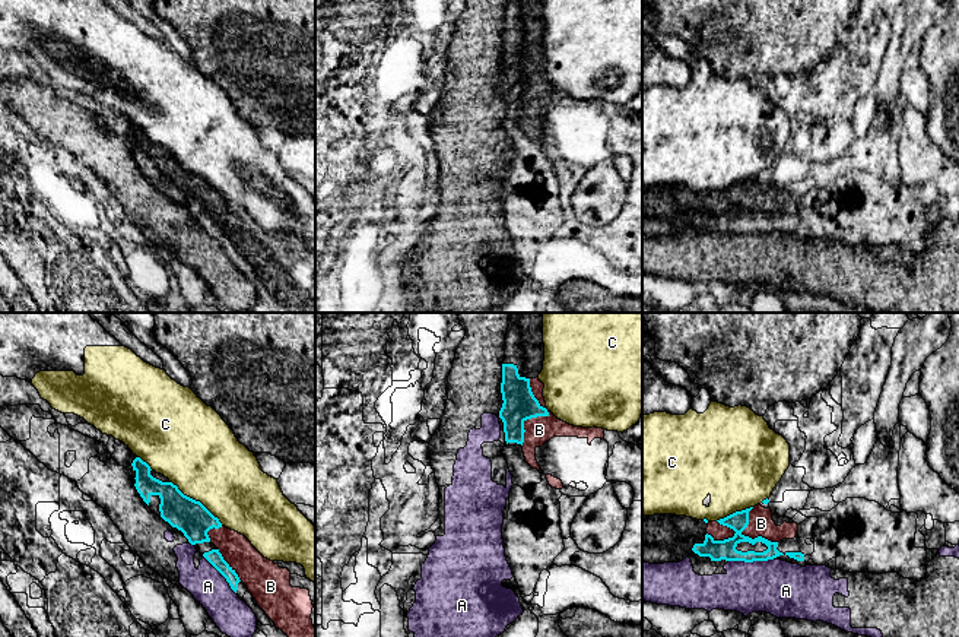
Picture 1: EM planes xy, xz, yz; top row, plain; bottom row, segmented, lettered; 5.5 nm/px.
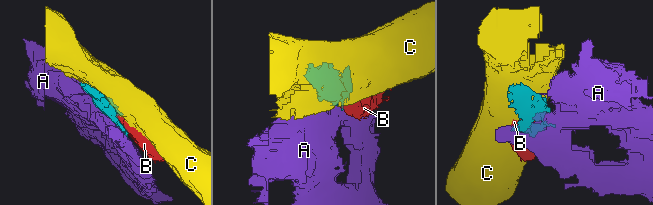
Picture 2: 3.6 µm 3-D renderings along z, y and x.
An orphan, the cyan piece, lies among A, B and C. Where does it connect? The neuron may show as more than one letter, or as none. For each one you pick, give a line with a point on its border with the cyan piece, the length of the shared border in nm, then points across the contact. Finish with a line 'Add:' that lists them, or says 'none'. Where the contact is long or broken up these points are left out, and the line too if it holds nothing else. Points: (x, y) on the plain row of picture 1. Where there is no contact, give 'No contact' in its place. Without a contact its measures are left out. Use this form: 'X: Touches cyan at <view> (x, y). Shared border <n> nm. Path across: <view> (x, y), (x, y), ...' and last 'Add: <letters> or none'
B: Touches cyan at xz (542, 88). Shared border 380 nm
Add: B

